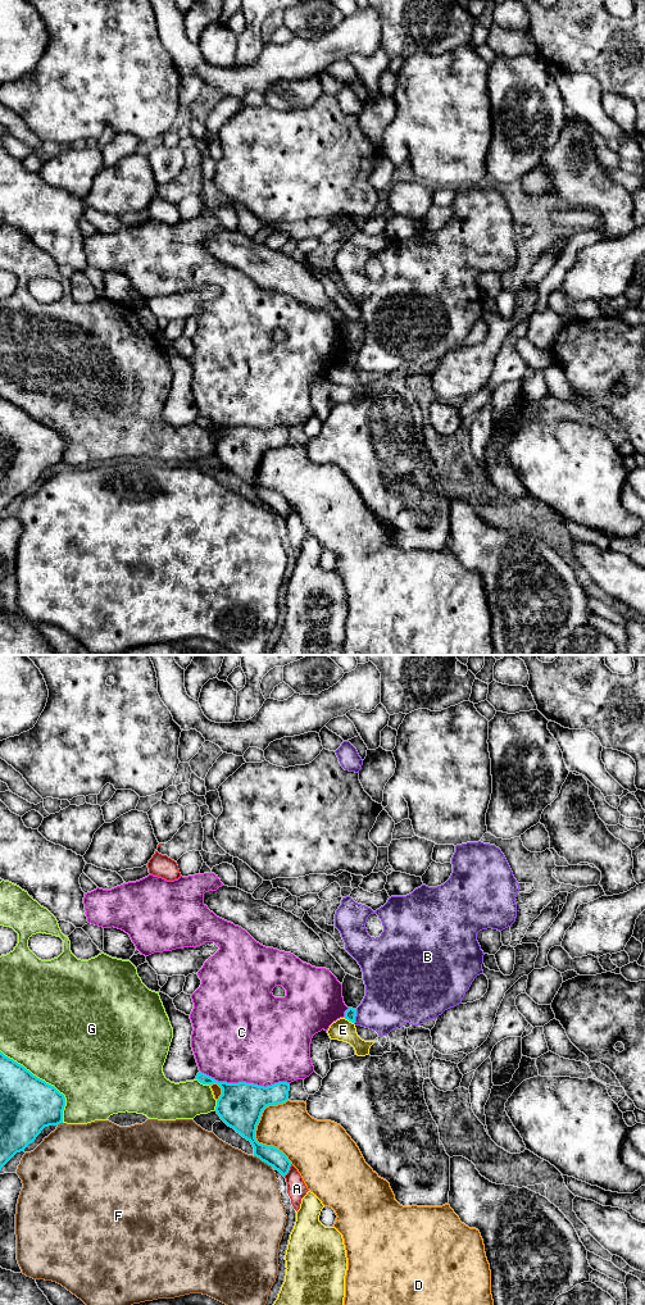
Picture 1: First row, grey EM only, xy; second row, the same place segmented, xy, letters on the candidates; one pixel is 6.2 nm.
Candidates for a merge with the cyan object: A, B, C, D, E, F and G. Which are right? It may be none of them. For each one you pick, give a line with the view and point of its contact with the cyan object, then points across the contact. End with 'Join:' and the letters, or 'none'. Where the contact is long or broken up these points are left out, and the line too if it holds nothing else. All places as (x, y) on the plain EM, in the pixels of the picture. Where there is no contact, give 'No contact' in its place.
Join: none

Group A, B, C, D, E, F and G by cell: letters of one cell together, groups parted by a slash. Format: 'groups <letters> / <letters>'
groups A / B / C / D / E / F / G

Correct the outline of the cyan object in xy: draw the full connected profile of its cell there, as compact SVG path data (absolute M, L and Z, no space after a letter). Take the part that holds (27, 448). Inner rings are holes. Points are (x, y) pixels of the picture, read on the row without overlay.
M0 395L0 514L45 470L63 467L65 441Z

